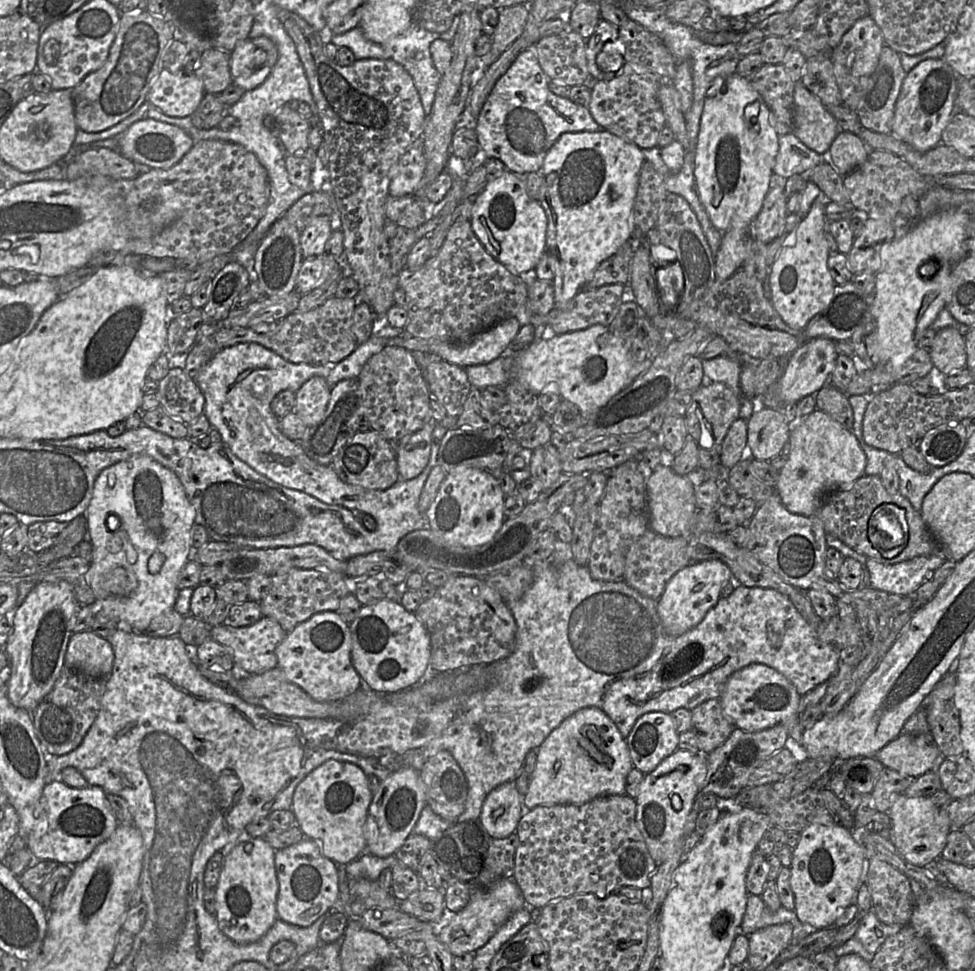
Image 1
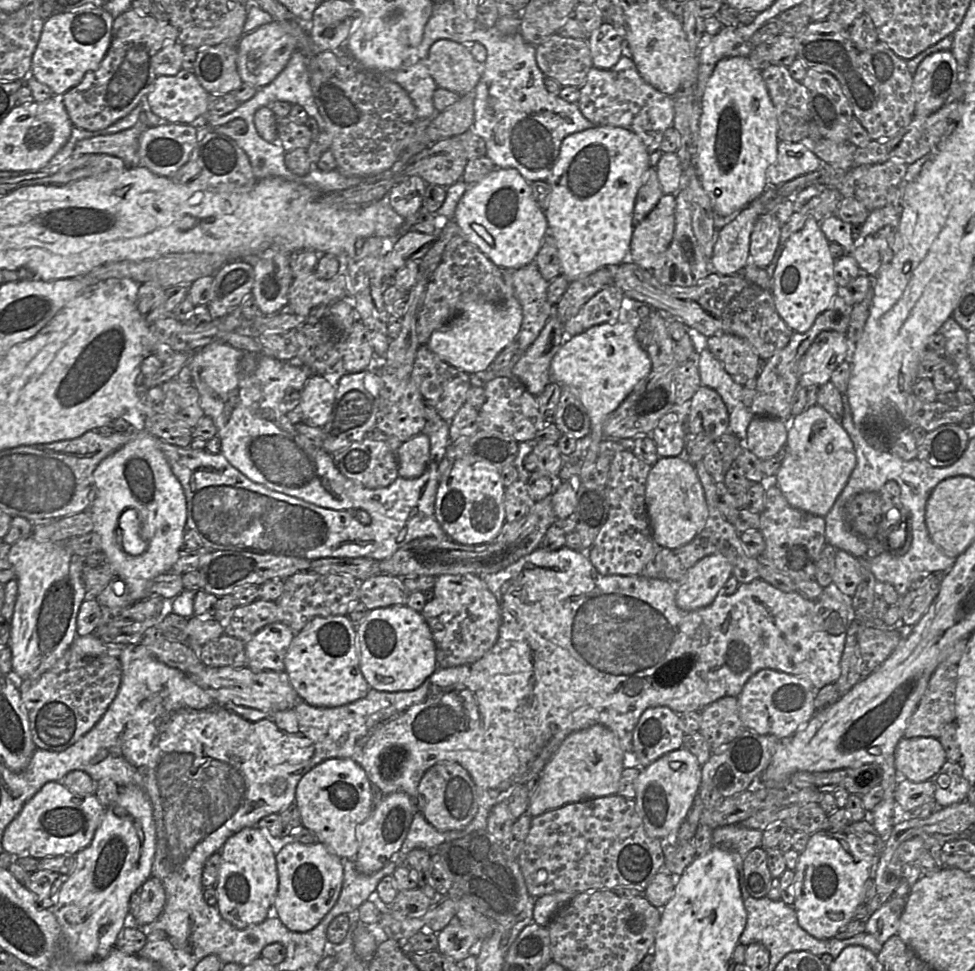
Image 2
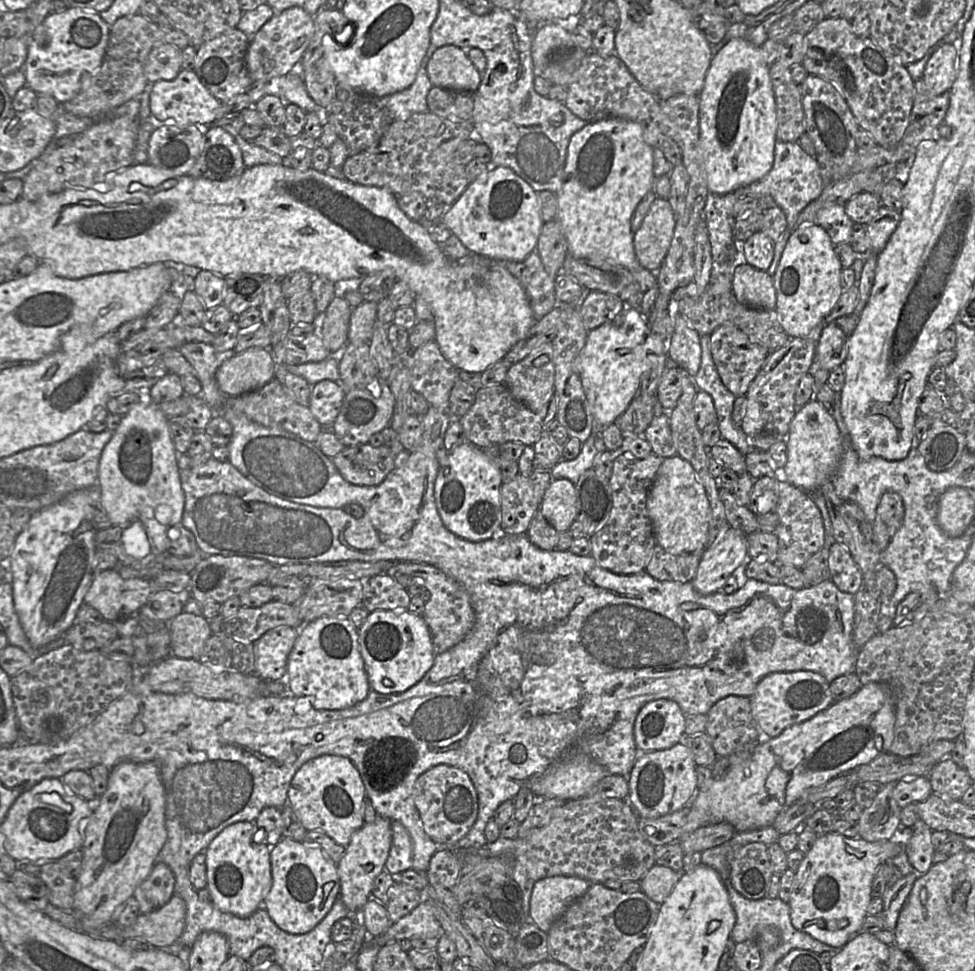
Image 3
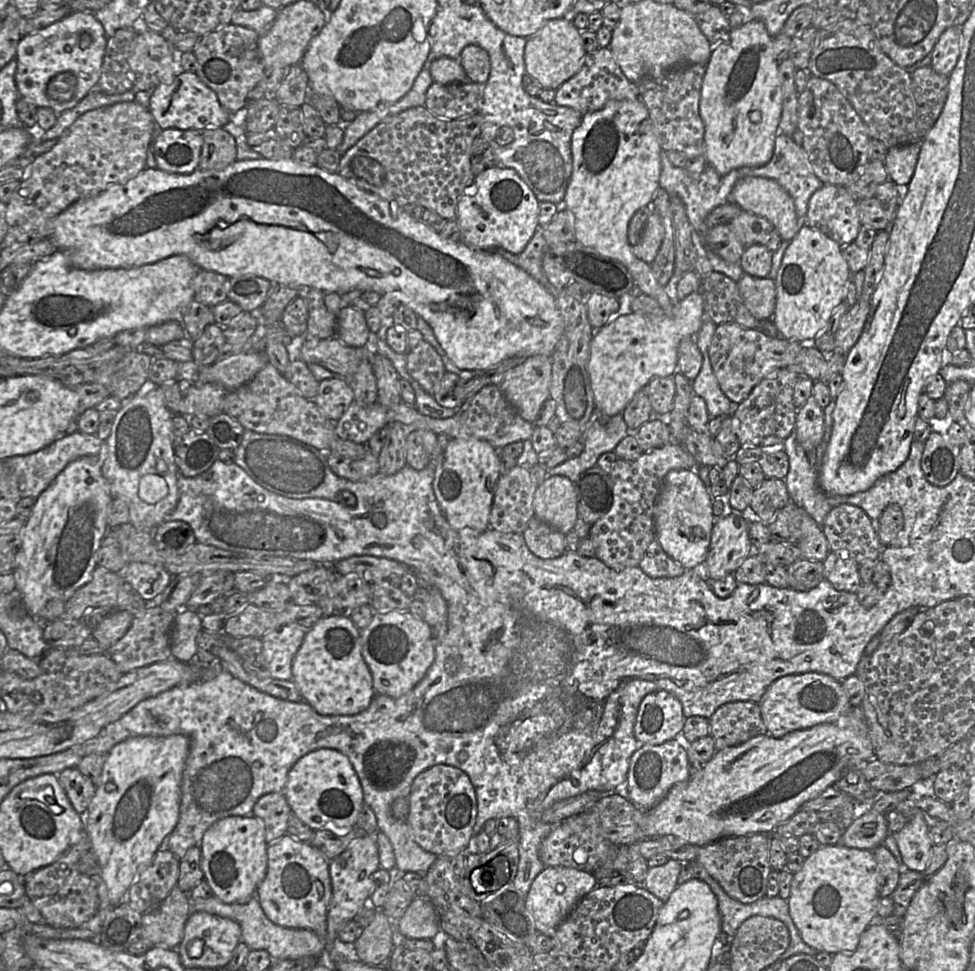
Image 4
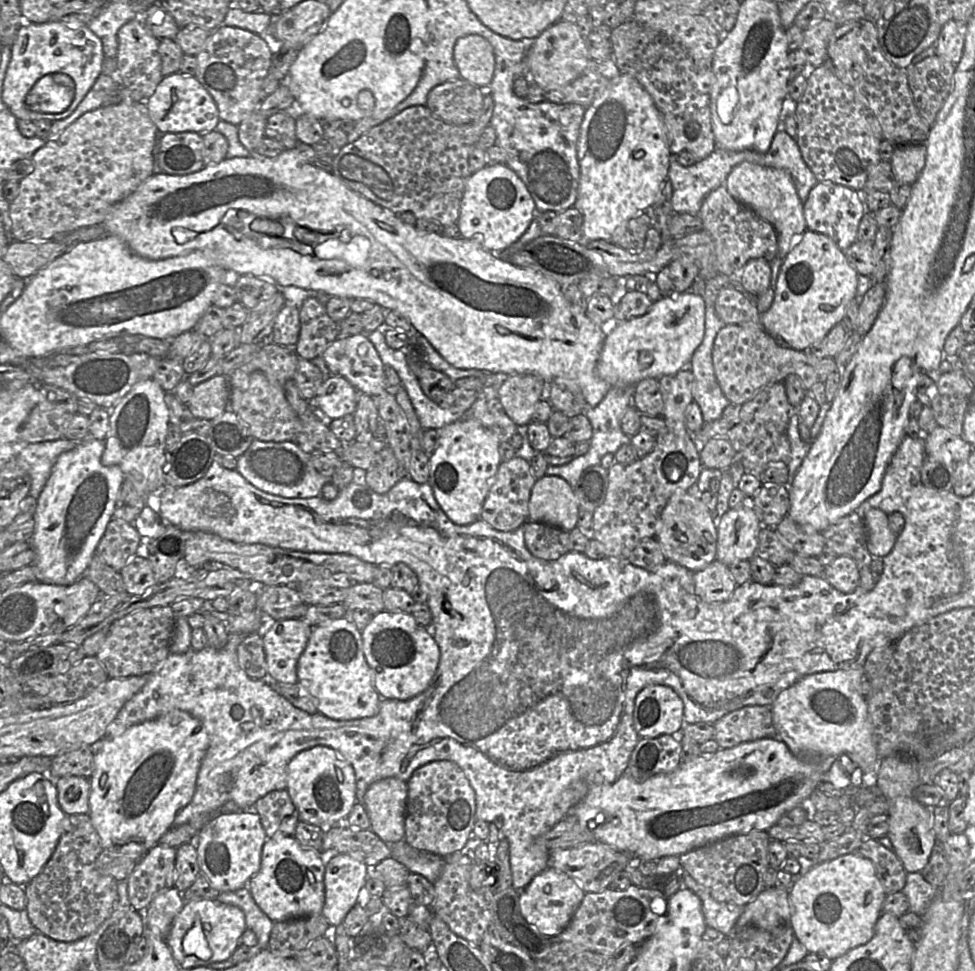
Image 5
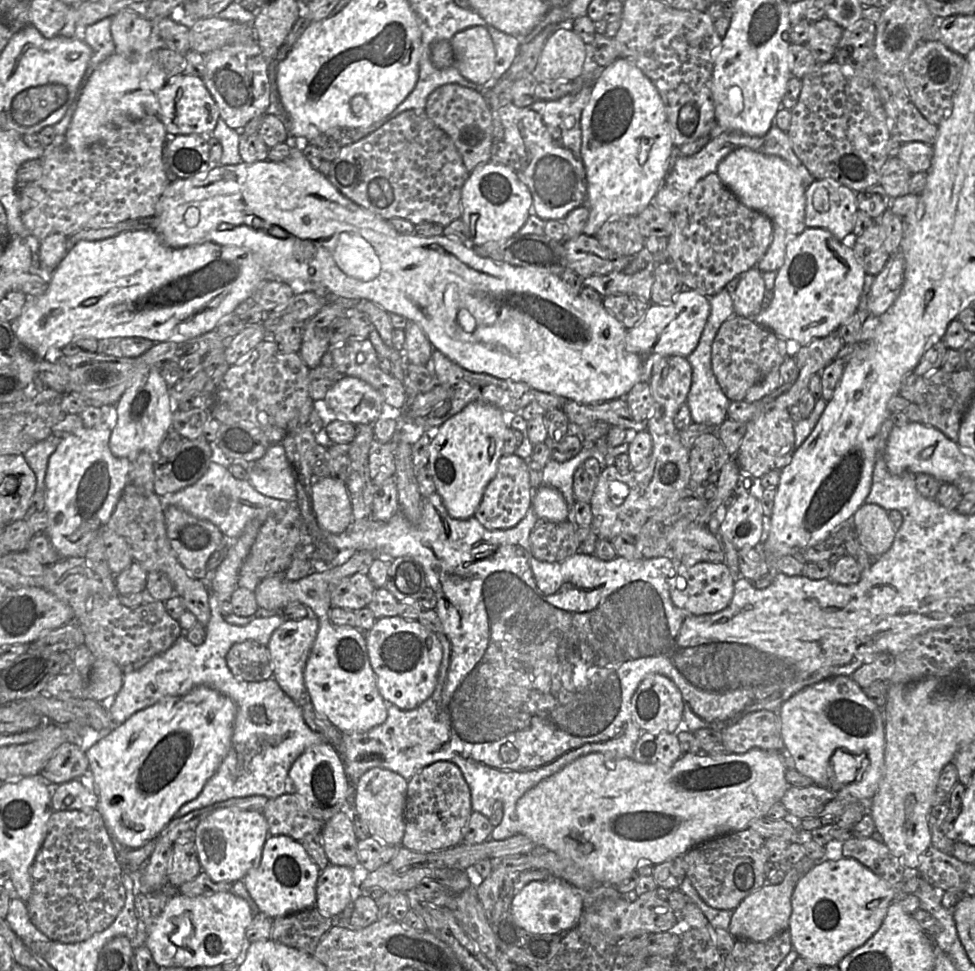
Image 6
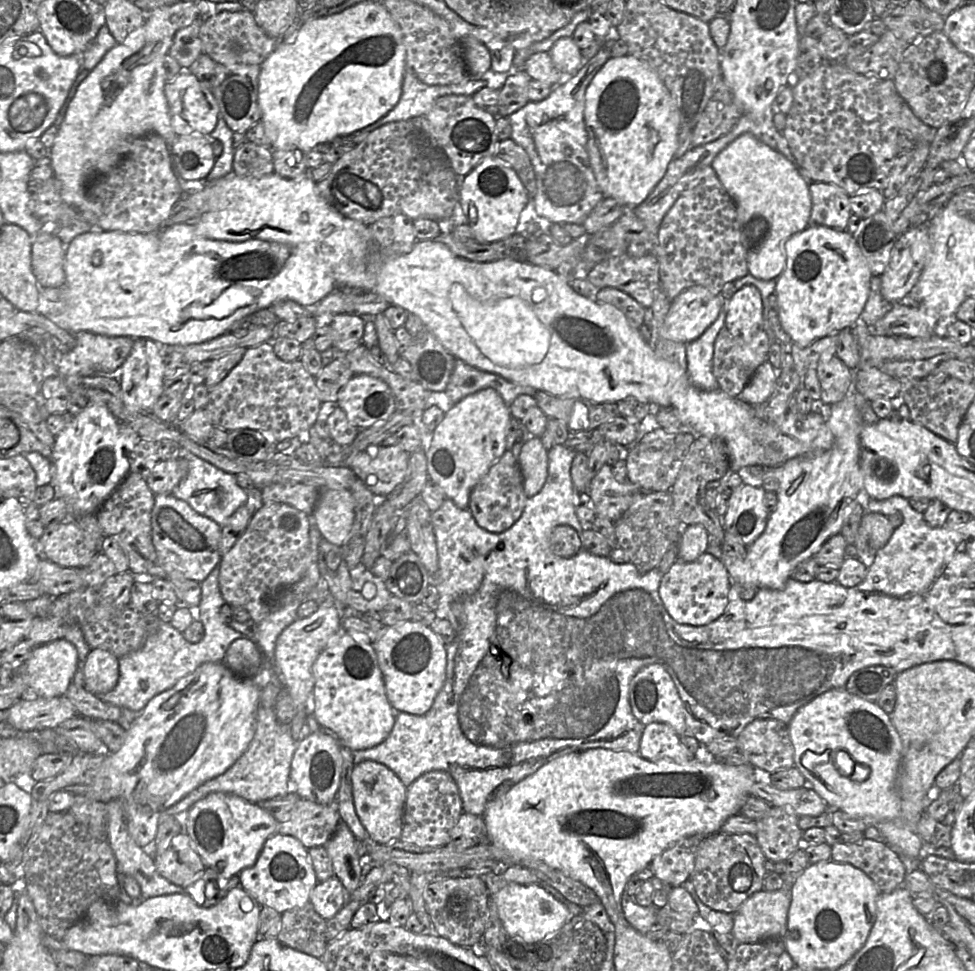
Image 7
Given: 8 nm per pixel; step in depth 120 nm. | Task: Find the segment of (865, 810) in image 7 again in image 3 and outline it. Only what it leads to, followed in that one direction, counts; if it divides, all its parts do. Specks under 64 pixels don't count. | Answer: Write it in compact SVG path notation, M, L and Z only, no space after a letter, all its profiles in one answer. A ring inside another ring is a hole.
M809 670L773 672L764 676L749 697L752 715L764 739L778 736L785 728L799 724L834 703L830 682L820 673Z

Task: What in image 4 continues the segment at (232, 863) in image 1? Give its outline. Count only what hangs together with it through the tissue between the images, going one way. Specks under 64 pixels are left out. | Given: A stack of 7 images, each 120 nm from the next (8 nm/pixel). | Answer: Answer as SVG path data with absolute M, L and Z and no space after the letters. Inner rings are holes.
M253 814L247 816L229 816L215 822L206 830L201 841L201 869L204 880L214 892L215 897L224 903L244 904L255 896L256 890L267 873L267 847L265 827L262 819Z

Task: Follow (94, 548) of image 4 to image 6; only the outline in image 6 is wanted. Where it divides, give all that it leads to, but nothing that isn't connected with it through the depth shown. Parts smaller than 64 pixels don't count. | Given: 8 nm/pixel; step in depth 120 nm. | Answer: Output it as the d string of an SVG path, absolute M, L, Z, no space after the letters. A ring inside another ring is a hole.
M104 422L95 428L82 427L60 440L51 454L45 476L45 507L48 525L45 533L62 559L85 557L92 539L105 528L113 510L128 483L130 460L114 456L109 449L111 430Z

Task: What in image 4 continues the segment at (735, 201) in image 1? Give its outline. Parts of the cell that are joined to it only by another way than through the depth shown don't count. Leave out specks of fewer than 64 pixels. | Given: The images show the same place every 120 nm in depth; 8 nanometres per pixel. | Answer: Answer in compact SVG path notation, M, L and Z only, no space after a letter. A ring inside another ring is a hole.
M750 20L732 29L725 41L712 47L702 82L700 116L709 165L720 175L737 168L764 166L773 156L782 114L782 86L772 39L761 21Z

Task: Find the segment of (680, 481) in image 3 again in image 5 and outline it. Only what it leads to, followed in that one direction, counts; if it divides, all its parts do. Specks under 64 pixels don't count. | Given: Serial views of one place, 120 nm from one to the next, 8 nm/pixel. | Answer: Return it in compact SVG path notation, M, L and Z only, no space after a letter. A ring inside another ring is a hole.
M693 490L677 491L663 509L658 522L656 539L667 561L676 563L692 572L704 569L716 560L717 522Z

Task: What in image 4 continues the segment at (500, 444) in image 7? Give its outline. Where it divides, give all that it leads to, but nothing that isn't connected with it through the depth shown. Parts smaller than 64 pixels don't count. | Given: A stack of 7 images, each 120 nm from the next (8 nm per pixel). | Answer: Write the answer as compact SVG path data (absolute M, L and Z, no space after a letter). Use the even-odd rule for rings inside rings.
M451 438L440 455L432 458L435 474L432 483L436 500L448 523L456 530L471 529L482 532L489 528L489 516L493 497L500 475L499 450L485 440L470 438Z

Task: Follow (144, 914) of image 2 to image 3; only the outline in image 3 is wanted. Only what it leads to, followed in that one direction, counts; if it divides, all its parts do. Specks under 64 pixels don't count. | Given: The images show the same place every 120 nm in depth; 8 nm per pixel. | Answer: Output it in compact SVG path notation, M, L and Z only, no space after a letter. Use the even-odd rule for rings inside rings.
M157 861L149 876L135 889L133 896L139 903L141 914L152 912L166 904L175 894L175 876L164 862Z

